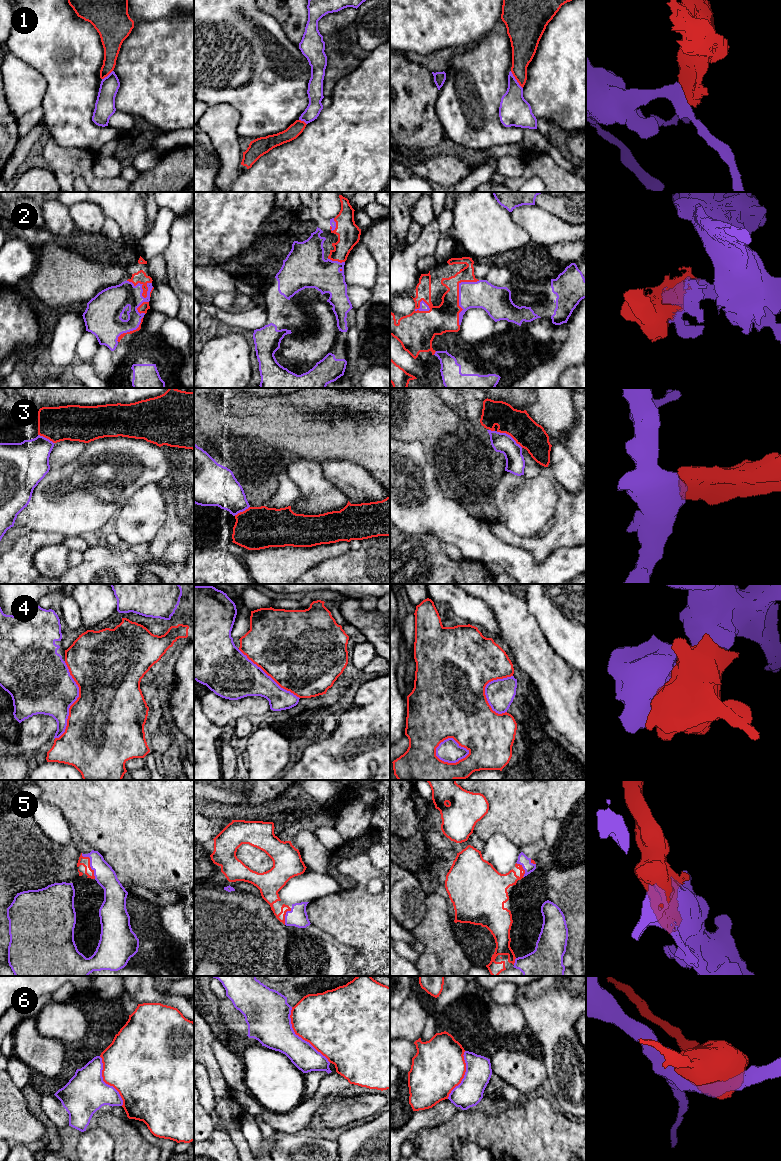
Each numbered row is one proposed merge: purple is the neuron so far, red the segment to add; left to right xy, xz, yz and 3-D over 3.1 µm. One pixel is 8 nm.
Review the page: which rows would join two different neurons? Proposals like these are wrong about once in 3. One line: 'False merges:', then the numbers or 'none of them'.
False merges: 1, 3, 6

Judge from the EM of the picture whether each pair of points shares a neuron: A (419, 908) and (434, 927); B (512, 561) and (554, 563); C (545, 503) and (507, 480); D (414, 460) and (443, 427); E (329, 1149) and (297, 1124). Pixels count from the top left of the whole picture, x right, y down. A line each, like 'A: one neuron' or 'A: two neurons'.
A: two neurons
B: one neuron
C: one neuron
D: two neurons
E: two neurons

